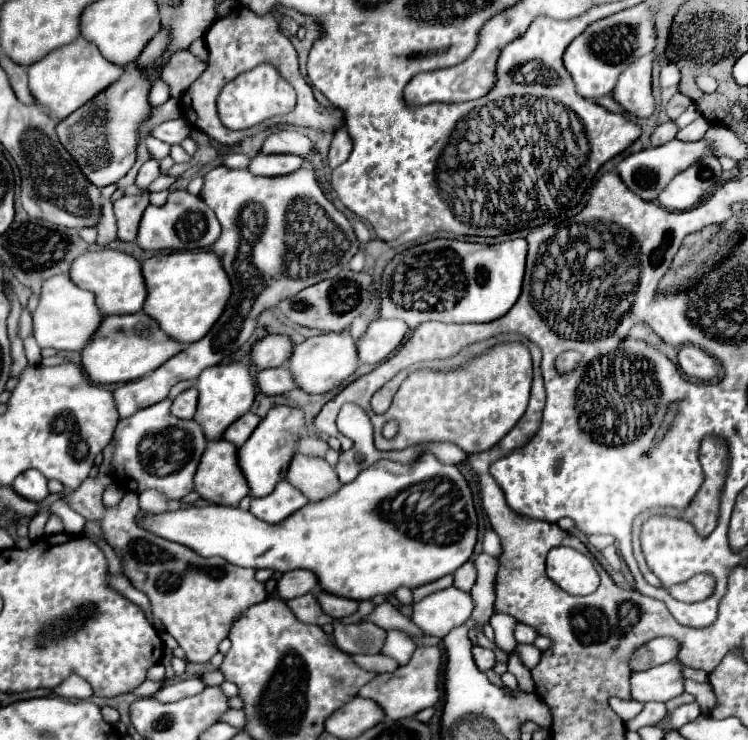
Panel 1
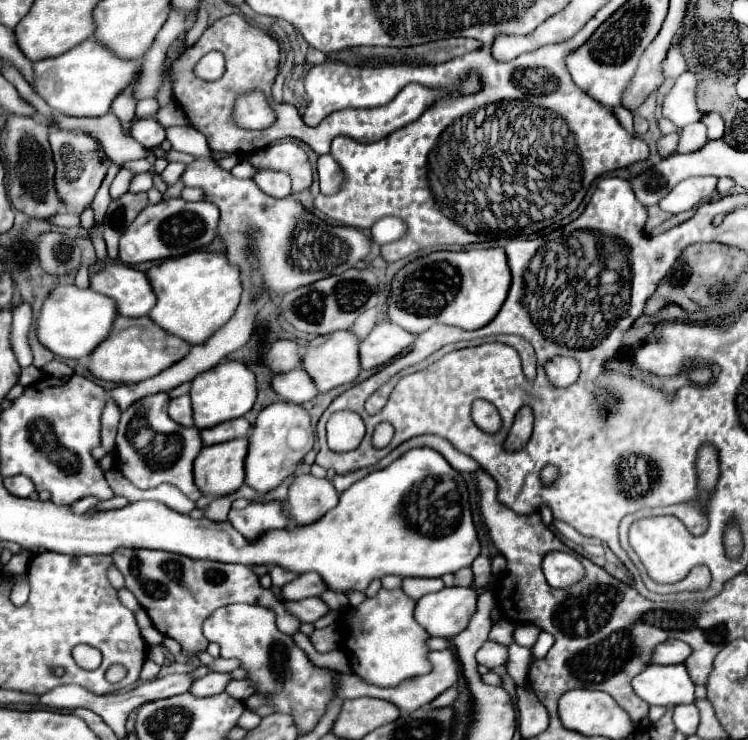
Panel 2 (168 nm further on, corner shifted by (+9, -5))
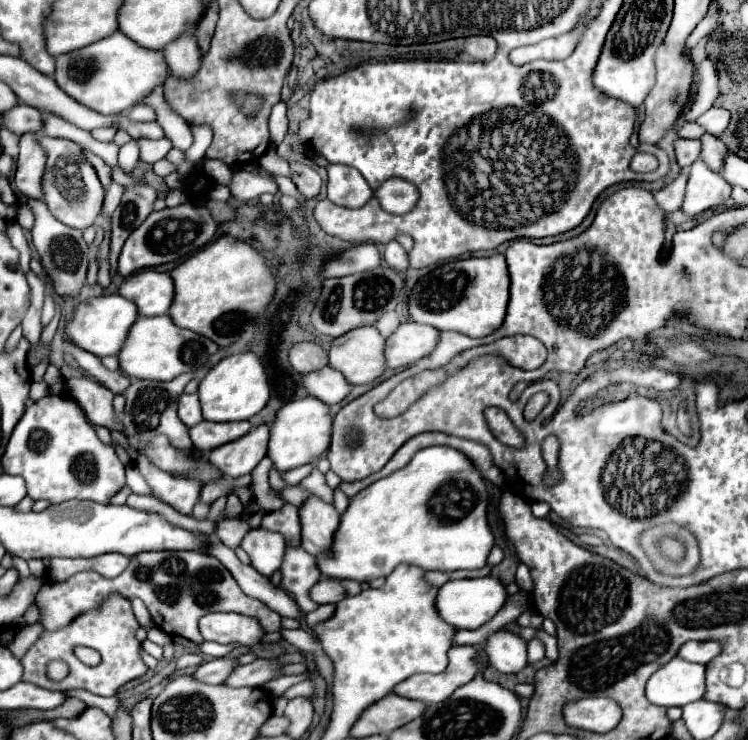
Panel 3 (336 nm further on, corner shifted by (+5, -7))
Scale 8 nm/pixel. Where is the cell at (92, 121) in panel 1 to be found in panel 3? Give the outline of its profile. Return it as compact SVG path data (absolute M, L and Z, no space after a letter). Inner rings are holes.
M39 137L43 151L47 153L47 165L43 175L43 197L49 211L67 227L73 229L87 229L95 223L101 213L105 189L97 179L95 169L85 159L85 155L75 155L75 143L69 139L53 139L53 137Z

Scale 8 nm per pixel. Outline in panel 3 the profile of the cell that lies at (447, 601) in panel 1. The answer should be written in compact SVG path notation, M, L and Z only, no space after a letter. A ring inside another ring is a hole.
M477 577L477 579L457 579L447 581L437 595L437 611L439 615L455 625L457 629L479 629L483 623L487 623L507 601L509 593L501 579L497 577Z

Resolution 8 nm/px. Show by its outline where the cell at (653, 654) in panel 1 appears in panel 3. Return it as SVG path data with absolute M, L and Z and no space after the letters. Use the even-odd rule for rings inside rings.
M687 641L679 649L679 657L689 659L693 663L703 663L703 665L709 663L719 653L721 653L721 645L713 643L713 641Z

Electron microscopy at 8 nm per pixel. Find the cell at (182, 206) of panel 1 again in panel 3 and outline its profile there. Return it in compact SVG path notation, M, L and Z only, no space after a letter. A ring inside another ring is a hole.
M183 203L177 207L167 207L163 211L153 211L125 241L123 251L119 255L119 275L129 277L141 269L157 267L163 263L171 263L177 259L183 259L203 245L207 245L215 235L217 223L213 221L211 213L205 207Z

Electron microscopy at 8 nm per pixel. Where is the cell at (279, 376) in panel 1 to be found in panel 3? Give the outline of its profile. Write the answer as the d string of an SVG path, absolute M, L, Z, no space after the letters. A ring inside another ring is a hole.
M323 367L319 371L303 375L303 385L309 395L329 405L341 403L351 391L351 385L345 381L345 377L331 367Z

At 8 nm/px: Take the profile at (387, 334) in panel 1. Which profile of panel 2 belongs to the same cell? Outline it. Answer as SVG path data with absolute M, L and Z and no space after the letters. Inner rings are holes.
M377 323L373 331L361 341L361 367L373 369L389 363L415 341L415 335L389 323Z

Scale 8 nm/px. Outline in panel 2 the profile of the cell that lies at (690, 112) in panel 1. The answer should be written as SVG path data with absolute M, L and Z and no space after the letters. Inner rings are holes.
M685 71L663 99L663 117L673 121L677 127L701 121L701 113L695 105L695 87L697 87L695 73Z

